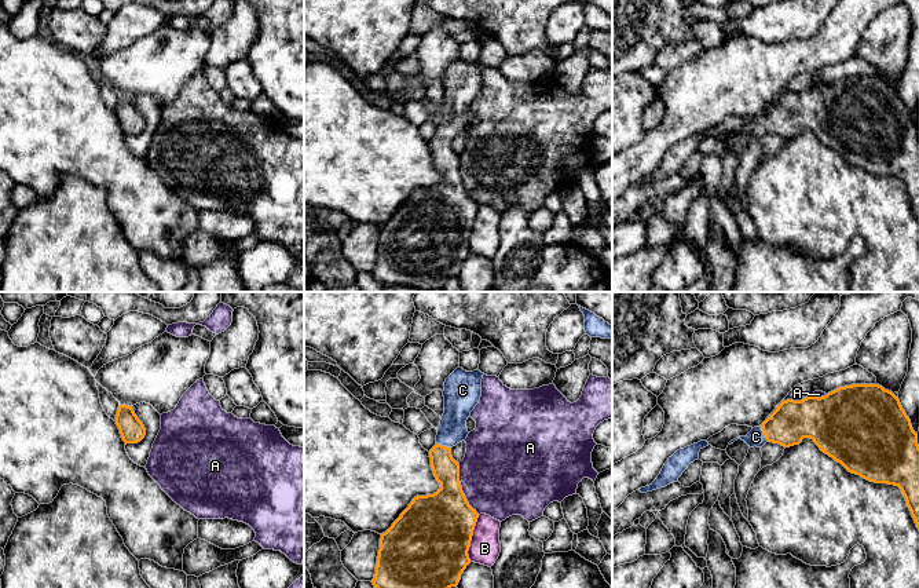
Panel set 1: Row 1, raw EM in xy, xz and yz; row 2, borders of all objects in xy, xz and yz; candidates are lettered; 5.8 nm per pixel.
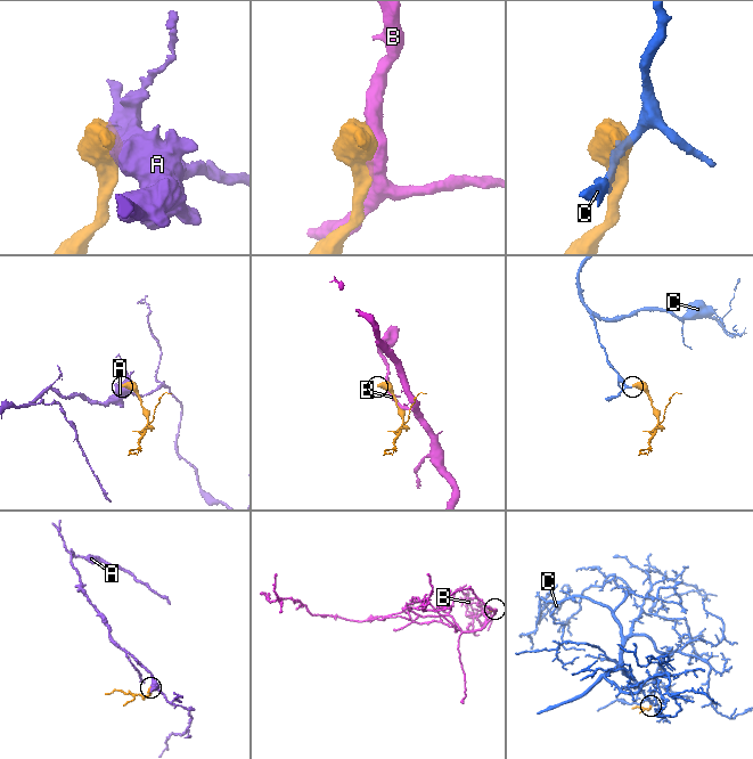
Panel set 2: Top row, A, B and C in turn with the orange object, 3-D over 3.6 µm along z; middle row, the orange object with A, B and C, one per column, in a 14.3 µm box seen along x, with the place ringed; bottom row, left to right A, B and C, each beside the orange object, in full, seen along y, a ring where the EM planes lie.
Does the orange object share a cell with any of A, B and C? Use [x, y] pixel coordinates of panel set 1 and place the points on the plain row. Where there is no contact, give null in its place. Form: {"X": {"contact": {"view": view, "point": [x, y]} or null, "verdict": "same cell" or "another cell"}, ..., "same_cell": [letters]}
{"A": {"contact": {"view": "xz", "point": [461, 181]}, "verdict": "another cell"}, "B": {"contact": {"view": "xz", "point": [471, 230]}, "verdict": "another cell"}, "C": {"contact": {"view": "yz", "point": [764, 126]}, "verdict": "same cell"}, "same_cell": ["C"]}

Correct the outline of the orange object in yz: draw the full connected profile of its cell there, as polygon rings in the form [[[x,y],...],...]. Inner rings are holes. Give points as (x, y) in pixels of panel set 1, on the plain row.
[[[852,76],[839,78],[824,88],[810,88],[801,92],[787,91],[783,92],[777,101],[759,117],[754,118],[746,128],[736,129],[729,134],[733,135],[737,131],[744,132],[750,139],[762,139],[766,134],[779,135],[784,139],[790,139],[794,136],[799,136],[803,129],[810,129],[821,143],[832,149],[835,153],[841,154],[849,164],[860,167],[861,169],[875,174],[875,175],[887,175],[898,178],[905,189],[907,197],[911,202],[911,207],[919,220],[919,136],[918,136],[918,125],[913,123],[909,109],[907,107],[905,102],[902,101],[898,88],[896,88],[891,83],[885,81],[879,76]]]

